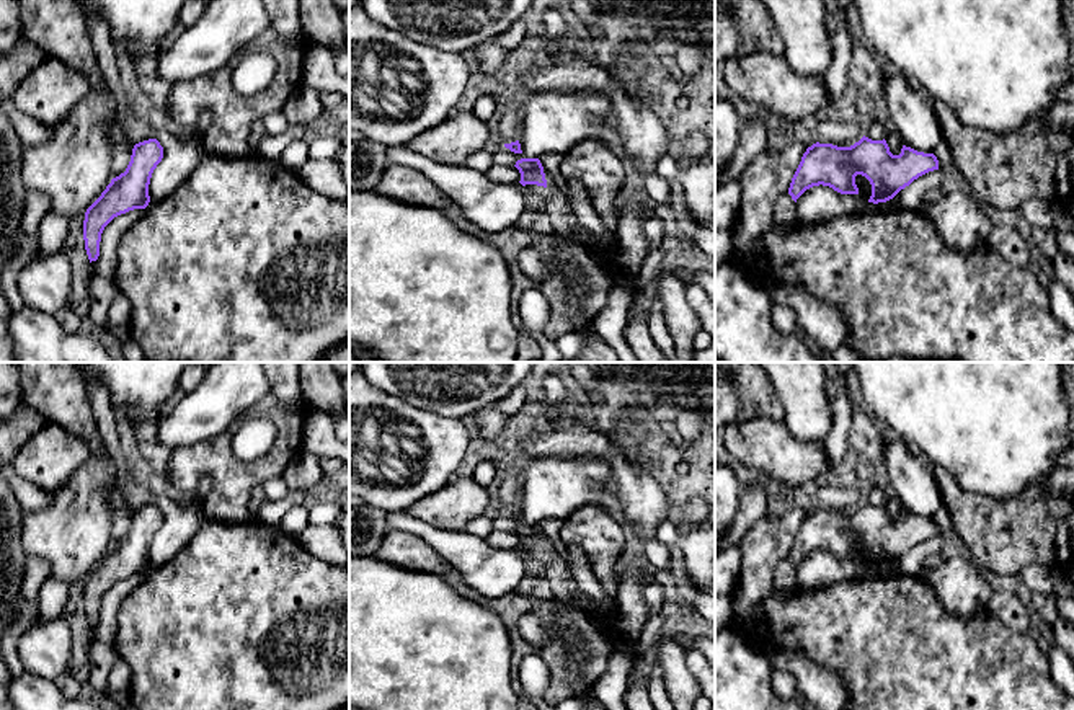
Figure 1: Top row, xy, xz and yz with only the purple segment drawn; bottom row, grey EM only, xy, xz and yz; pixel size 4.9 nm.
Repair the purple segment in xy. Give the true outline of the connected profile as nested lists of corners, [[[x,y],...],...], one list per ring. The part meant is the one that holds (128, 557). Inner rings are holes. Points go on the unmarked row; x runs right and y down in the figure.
[[[157,504],[135,509],[126,537],[113,544],[101,561],[87,575],[83,606],[90,628],[98,625],[101,599],[114,583],[149,571],[150,544],[162,524],[163,513]]]

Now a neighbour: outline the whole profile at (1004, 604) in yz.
[[[1012,586],[992,591],[987,610],[1012,632],[1030,632],[1028,609]]]

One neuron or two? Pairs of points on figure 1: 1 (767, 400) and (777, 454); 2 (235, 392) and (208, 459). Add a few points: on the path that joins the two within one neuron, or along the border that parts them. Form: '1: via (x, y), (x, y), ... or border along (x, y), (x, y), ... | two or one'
1: border along (782, 418), (753, 417), (733, 425) | two
2: border along (247, 410), (217, 434), (181, 448) | two

